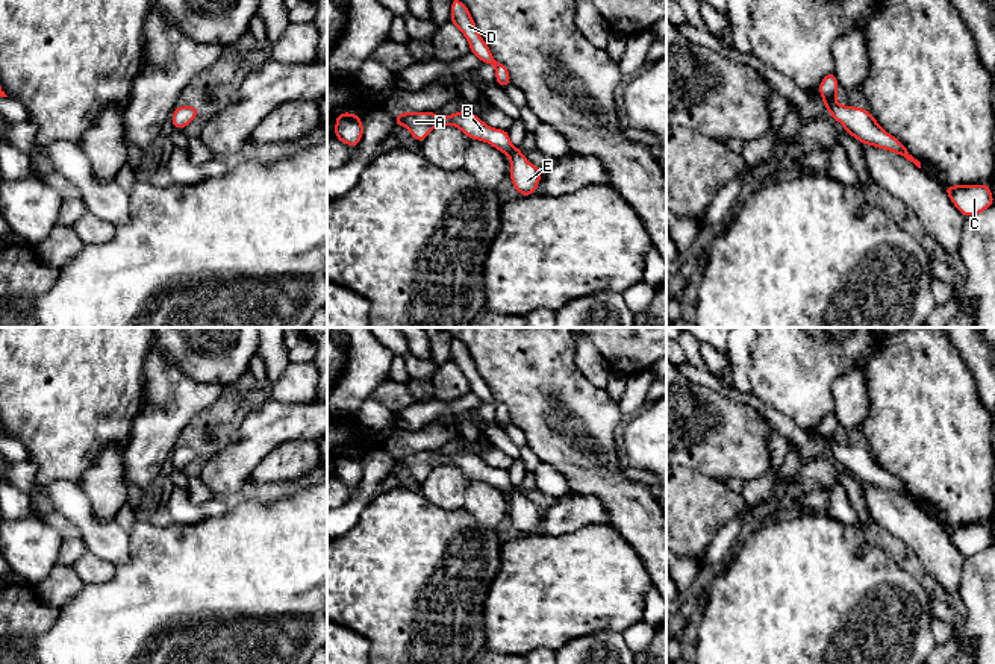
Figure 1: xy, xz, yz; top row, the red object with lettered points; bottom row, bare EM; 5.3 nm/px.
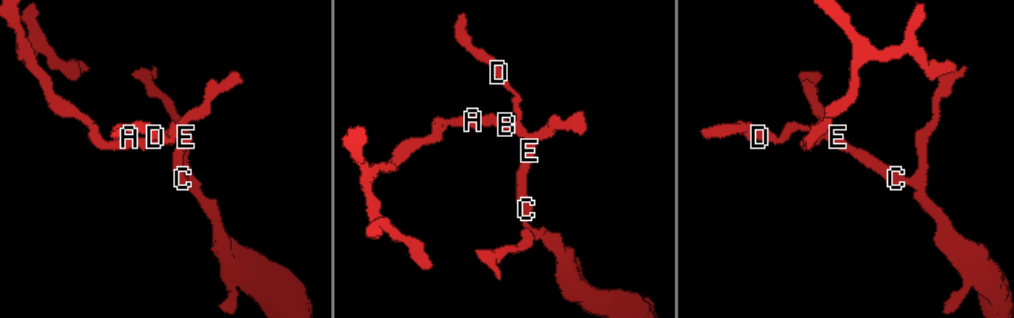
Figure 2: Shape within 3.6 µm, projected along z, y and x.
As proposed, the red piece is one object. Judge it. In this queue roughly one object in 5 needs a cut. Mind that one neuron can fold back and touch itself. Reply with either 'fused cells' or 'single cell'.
single cell

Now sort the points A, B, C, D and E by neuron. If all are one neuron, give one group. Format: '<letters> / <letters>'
A B C D E

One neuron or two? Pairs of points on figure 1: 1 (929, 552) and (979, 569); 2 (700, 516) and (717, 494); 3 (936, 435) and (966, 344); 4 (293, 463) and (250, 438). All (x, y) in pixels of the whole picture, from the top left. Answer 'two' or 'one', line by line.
1: two
2: one
3: two
4: two

